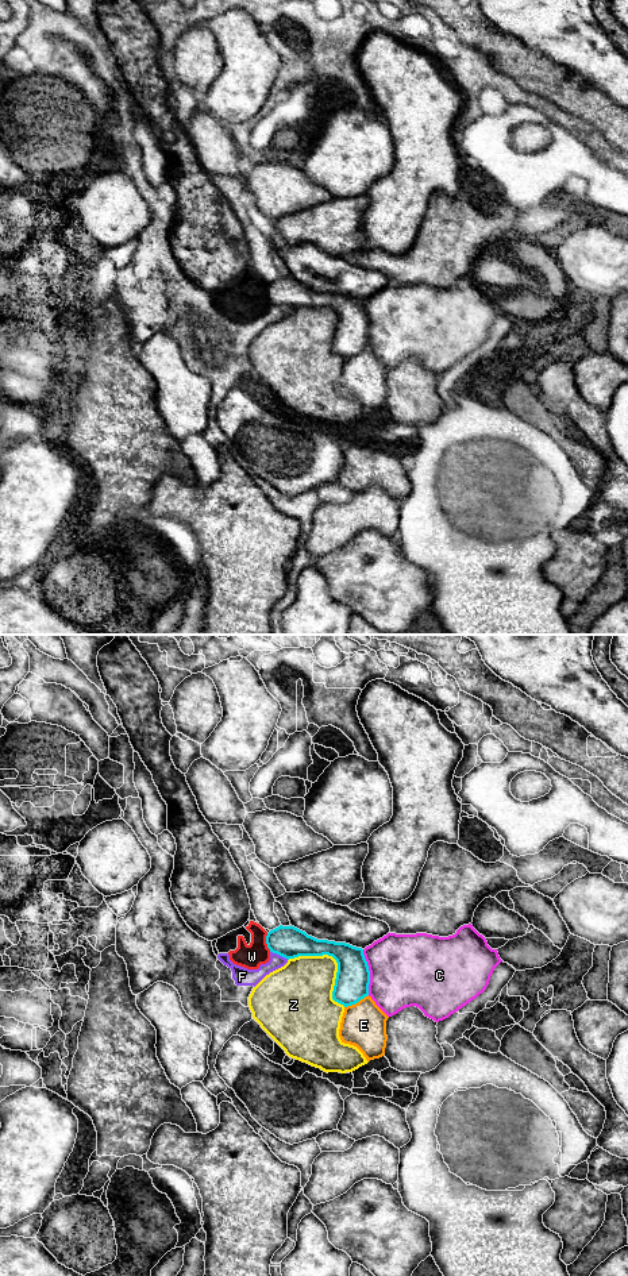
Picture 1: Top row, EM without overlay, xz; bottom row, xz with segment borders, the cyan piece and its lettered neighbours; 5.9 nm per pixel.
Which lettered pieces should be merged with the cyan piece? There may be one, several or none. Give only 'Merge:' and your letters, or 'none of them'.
Merge: none of them

